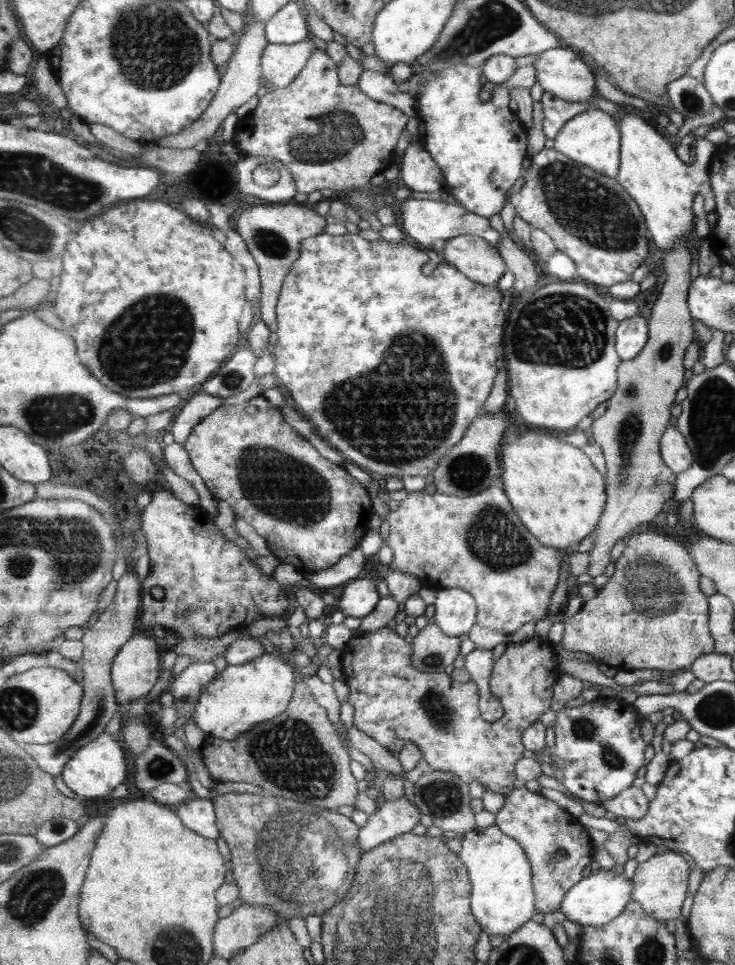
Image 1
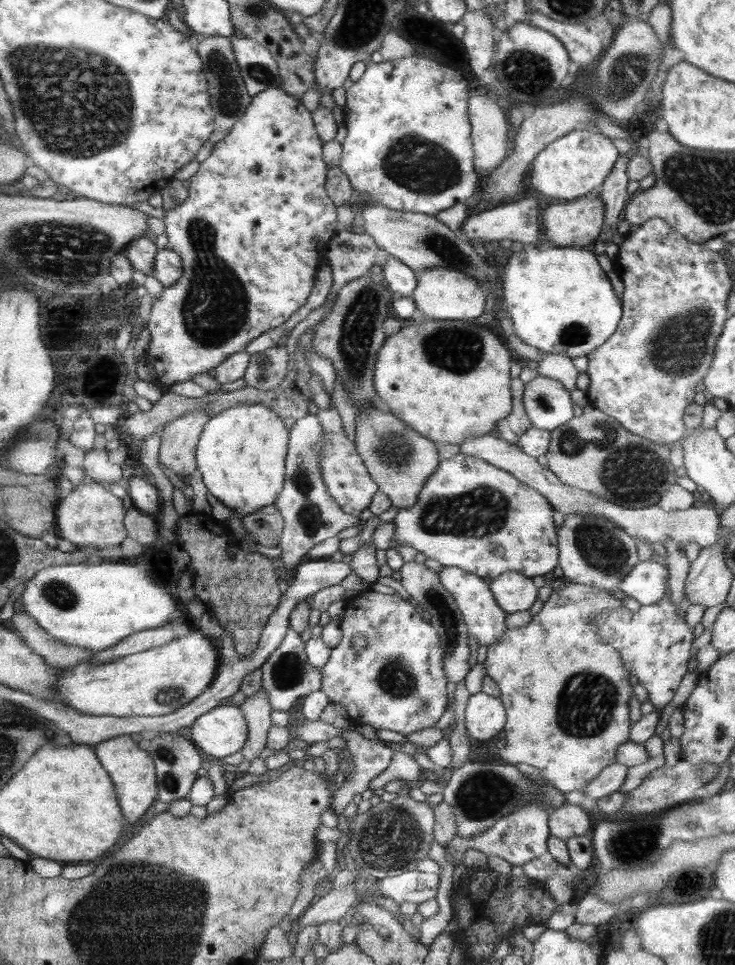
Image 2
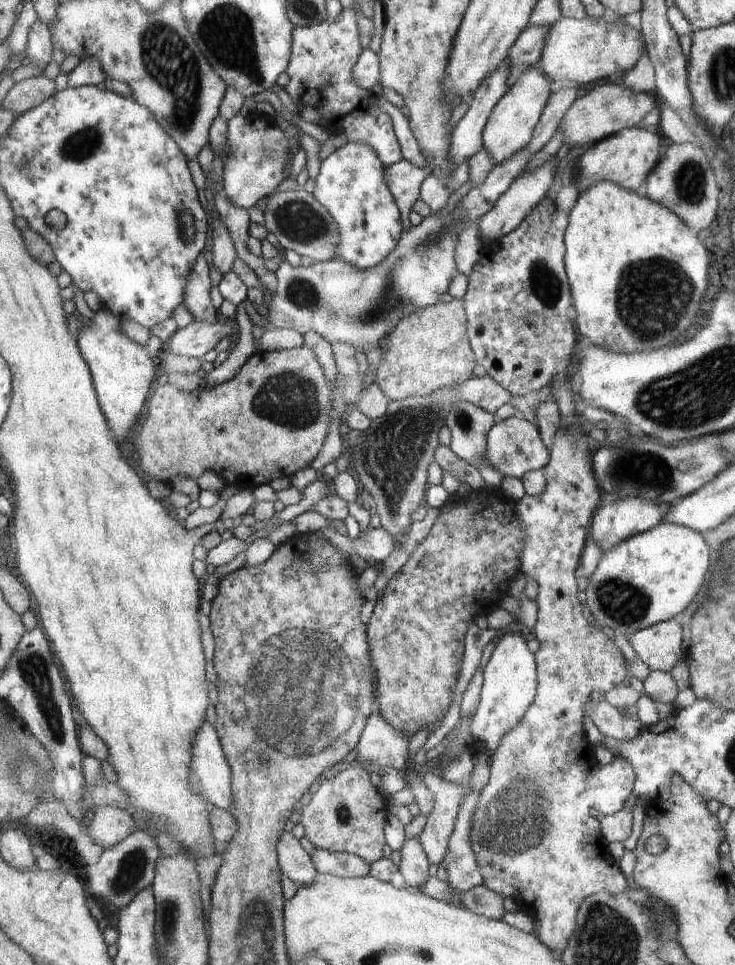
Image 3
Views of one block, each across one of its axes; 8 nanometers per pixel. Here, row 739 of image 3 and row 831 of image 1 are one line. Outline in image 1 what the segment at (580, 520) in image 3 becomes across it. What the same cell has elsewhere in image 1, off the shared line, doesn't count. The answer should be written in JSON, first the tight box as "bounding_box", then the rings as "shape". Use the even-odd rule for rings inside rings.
{"bounding_box":[495,787,594,913],"shape":[[[526,787],[515,788],[506,795],[504,806],[495,815],[495,826],[522,846],[530,861],[535,910],[547,913],[560,909],[566,892],[583,877],[582,870],[593,861],[594,845],[587,830],[556,802]]]}

